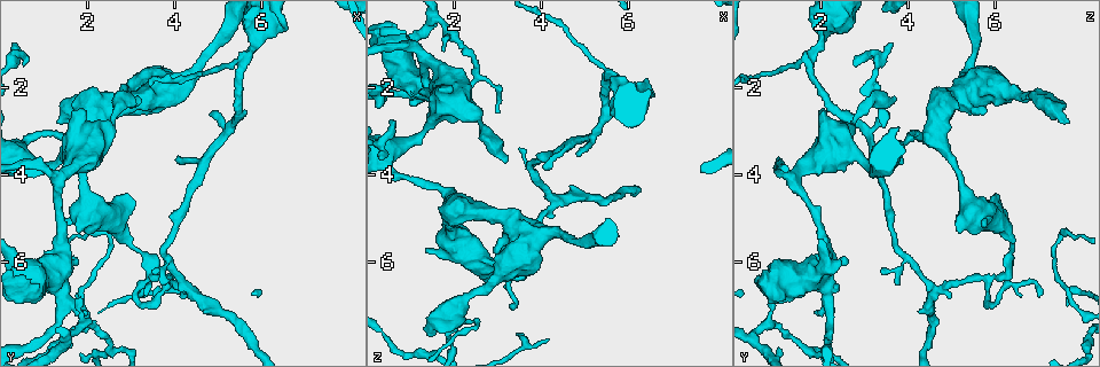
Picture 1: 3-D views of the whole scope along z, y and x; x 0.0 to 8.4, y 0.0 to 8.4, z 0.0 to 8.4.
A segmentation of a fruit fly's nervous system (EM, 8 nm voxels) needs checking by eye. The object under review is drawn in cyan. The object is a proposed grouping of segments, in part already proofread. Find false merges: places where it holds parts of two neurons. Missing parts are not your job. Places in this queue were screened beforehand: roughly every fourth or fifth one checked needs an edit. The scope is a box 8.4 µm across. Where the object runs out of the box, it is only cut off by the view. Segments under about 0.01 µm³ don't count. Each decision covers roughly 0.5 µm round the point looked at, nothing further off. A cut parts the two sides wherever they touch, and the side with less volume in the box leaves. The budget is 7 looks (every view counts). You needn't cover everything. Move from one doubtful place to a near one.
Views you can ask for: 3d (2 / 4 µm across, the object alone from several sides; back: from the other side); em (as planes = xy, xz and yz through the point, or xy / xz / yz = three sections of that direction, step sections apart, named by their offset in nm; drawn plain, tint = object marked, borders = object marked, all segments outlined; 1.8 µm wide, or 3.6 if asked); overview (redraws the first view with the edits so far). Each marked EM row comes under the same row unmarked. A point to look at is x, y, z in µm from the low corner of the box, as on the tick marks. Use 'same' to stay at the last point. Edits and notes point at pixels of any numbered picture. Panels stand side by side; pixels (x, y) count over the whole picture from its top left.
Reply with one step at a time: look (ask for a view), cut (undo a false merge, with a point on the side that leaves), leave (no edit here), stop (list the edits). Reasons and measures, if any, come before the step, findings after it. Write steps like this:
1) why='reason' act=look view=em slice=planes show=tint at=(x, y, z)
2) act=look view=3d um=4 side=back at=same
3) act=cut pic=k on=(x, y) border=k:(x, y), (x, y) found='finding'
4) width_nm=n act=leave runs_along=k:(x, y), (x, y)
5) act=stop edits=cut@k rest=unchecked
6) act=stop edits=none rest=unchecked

why='calibre changes' act=look view=em slice=planes show=tint at=(1.40, 5.35, 2.05)

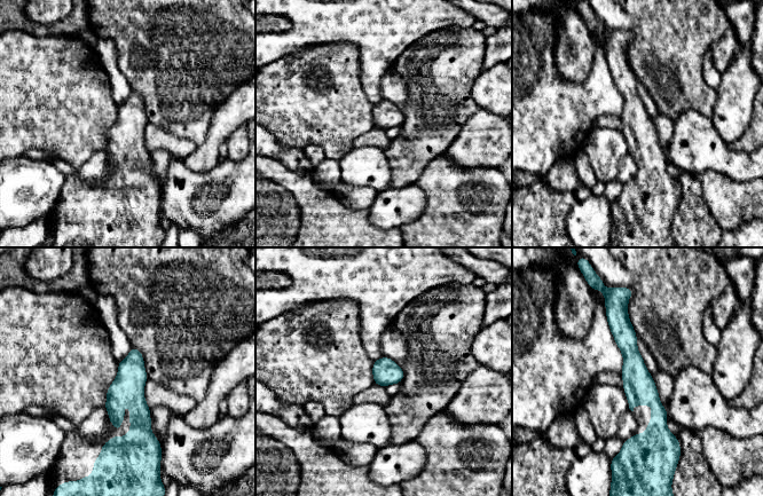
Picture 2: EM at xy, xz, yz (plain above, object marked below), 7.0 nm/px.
act=leave found='one neuron here'

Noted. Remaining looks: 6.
why='thin neck' act=look view=em slice=xz step=4 show=tint at=(3.50, 6.30, 6.35)

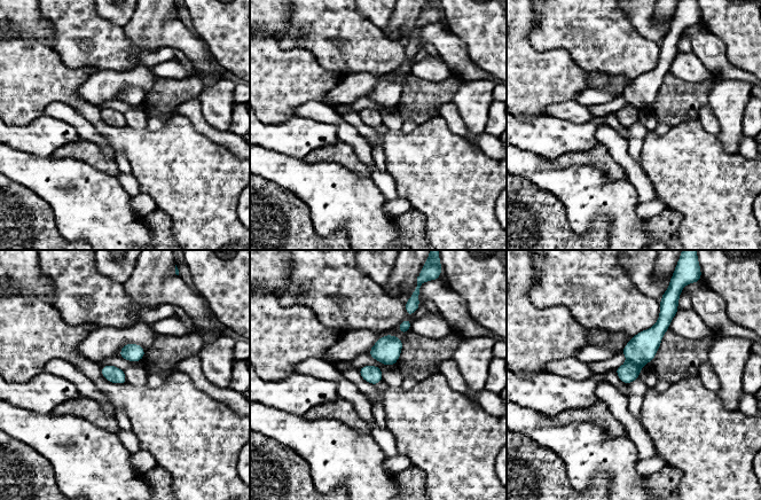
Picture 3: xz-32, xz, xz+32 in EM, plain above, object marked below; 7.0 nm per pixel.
width_nm=120 act=cut pic=3 on=(642, 348) border=3:(628, 360), (641, 367) found='a second neuron is stuck on'

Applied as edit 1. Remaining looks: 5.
act=stop edits=cut@3 rest=unchecked

